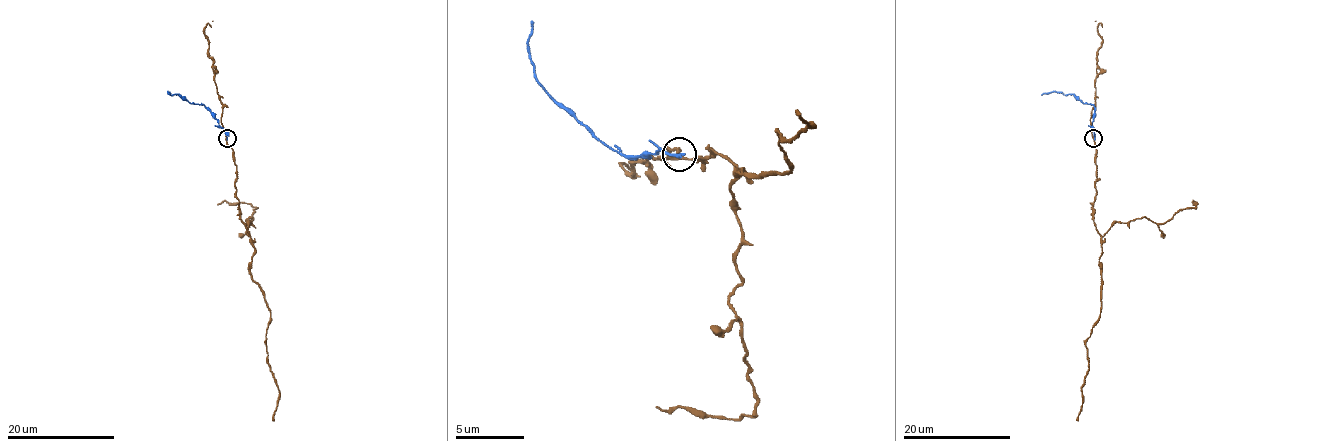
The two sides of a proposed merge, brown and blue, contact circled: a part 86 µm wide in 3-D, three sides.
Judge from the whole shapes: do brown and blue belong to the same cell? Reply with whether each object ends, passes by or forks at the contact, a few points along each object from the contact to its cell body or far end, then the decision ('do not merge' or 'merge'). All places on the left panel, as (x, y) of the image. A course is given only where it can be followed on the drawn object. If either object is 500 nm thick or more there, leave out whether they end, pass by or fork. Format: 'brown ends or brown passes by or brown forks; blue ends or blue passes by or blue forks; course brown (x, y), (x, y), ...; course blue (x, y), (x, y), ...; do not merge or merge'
brown passes by; blue ends; course brown (227, 139), (236, 167), (239, 219), (254, 248), (250, 275), (270, 311), (266, 342), (279, 391), (272, 421); course blue (227, 139), (227, 132), (204, 106), (188, 102), (179, 94), (168, 92), (169, 94); do not merge

